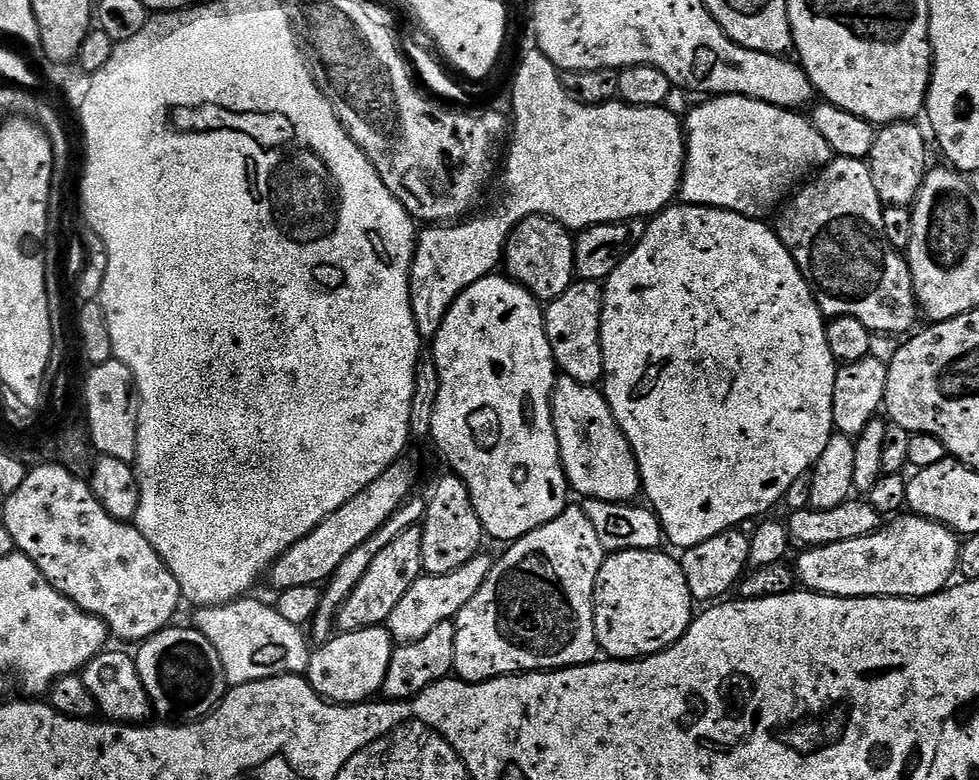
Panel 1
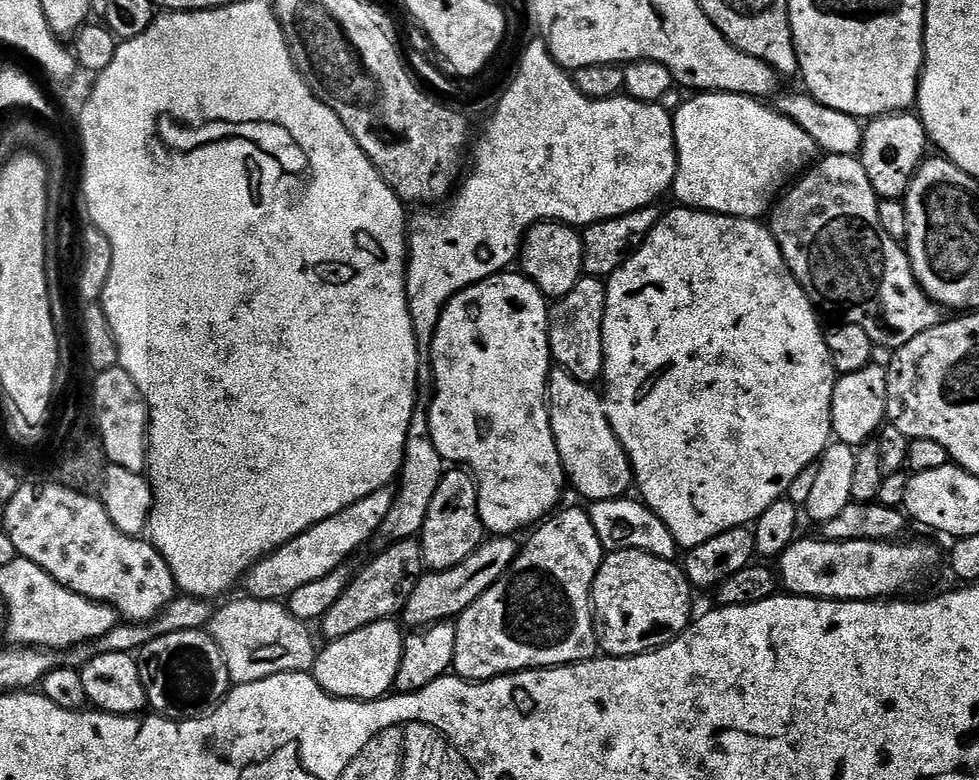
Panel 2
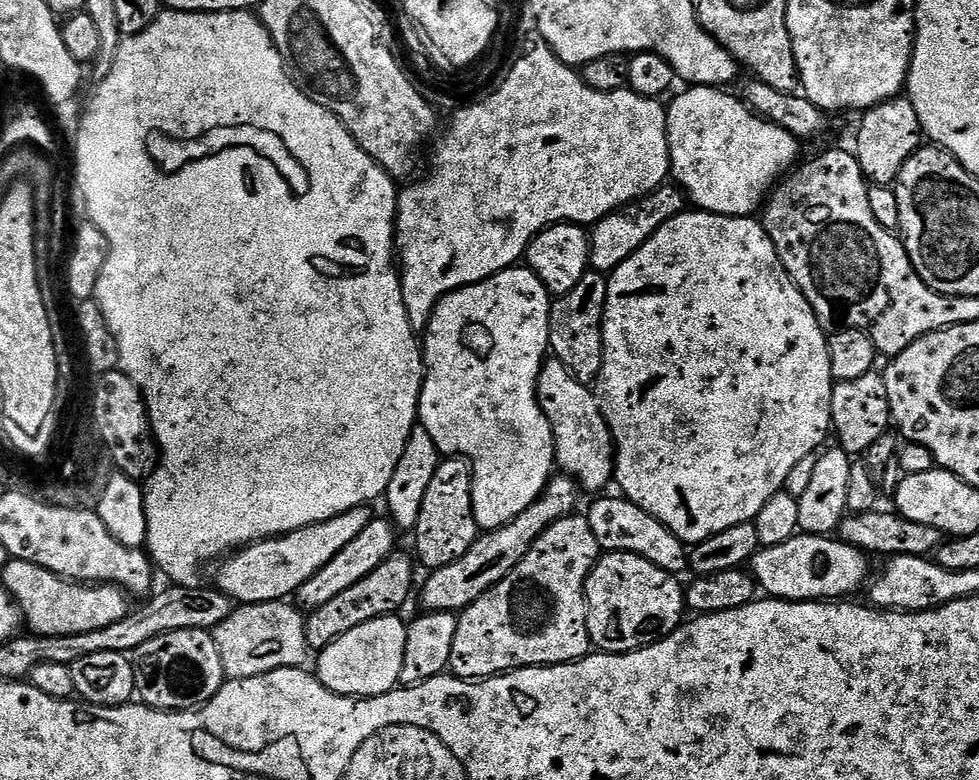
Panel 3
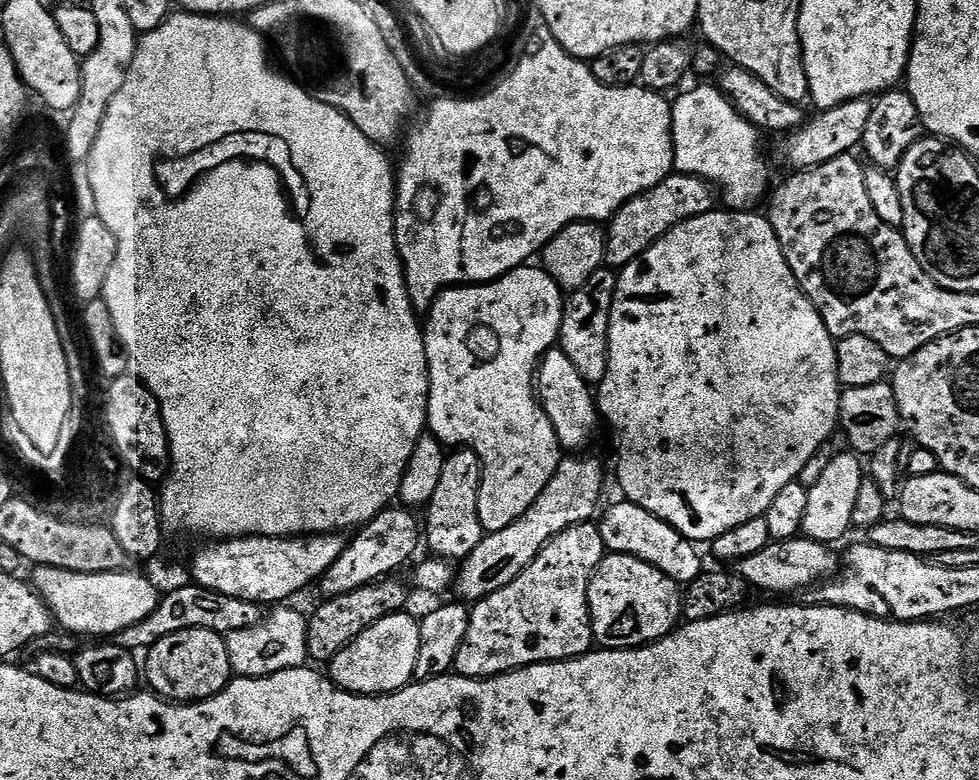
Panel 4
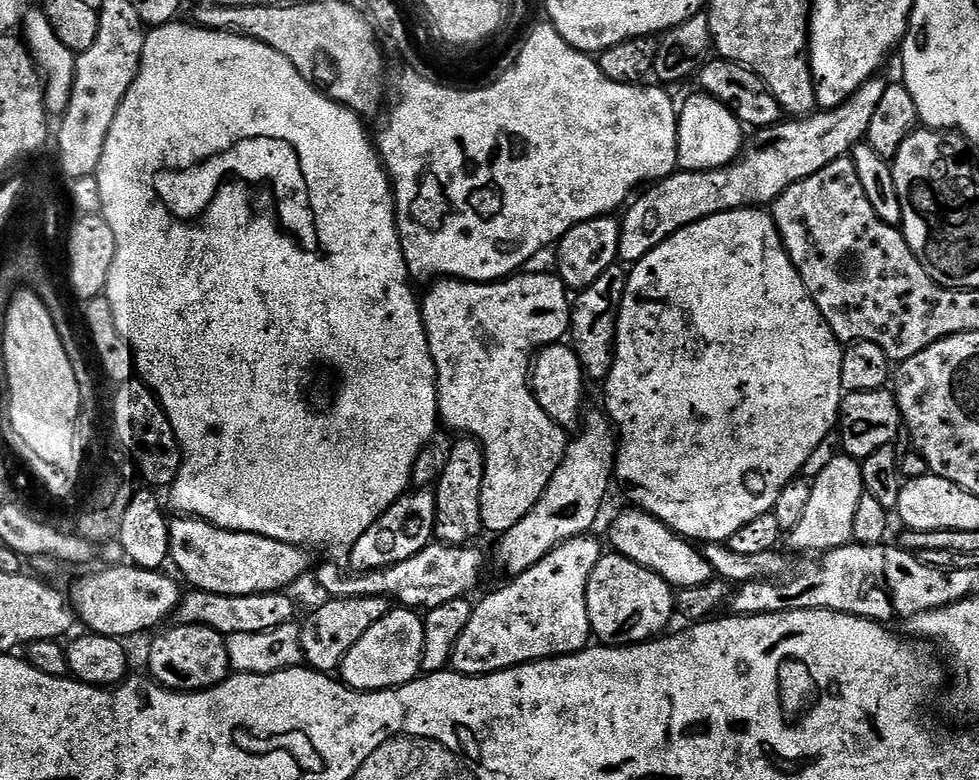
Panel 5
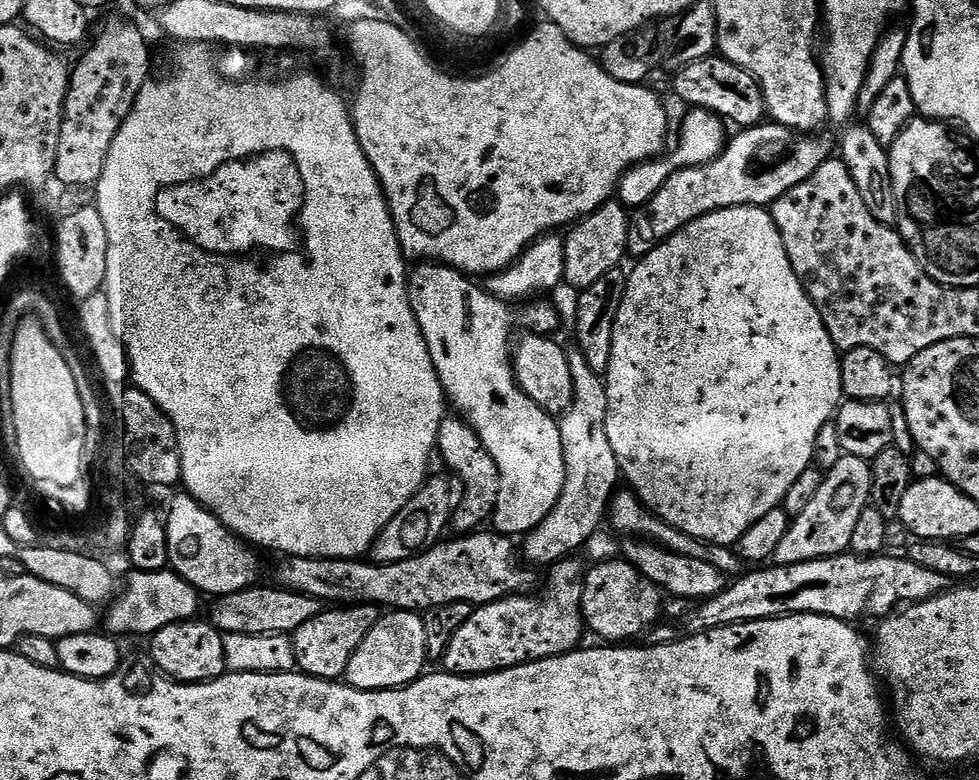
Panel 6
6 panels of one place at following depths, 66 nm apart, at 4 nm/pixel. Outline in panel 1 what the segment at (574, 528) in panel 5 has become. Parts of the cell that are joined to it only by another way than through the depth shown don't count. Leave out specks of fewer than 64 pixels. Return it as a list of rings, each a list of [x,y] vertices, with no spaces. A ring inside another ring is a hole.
[[[481,554],[466,562],[466,566],[458,566],[458,570],[450,570],[450,574],[441,576],[421,574],[414,582],[414,586],[406,590],[406,595],[390,613],[386,627],[393,641],[397,645],[413,644],[426,638],[426,634],[430,634],[434,626],[442,626],[442,622],[447,620],[455,621],[462,606],[466,606],[466,602],[470,602],[470,598],[474,598],[474,594],[482,590],[482,584],[486,582],[493,563],[493,557]]]

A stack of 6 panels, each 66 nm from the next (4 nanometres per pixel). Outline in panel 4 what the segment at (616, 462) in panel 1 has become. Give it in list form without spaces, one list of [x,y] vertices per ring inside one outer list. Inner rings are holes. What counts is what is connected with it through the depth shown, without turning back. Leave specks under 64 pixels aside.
[[[559,346],[552,347],[540,361],[540,366],[536,369],[534,387],[540,407],[550,418],[556,437],[560,439],[561,449],[572,454],[584,450],[580,448],[591,442],[592,435],[596,432],[596,423],[601,423],[602,417],[594,399],[593,389],[582,378],[582,374],[574,370],[574,362],[566,358],[566,354]]]

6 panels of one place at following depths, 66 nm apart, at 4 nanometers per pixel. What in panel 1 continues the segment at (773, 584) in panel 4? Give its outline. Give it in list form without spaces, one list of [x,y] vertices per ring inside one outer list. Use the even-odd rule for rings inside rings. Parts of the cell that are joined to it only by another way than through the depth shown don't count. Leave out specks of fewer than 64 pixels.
[[[900,514],[895,518],[889,519],[877,532],[872,532],[862,538],[850,538],[850,542],[834,542],[830,546],[821,548],[809,548],[801,551],[800,557],[794,560],[794,567],[799,583],[809,592],[820,592],[824,596],[845,596],[845,598],[858,598],[859,596],[903,596],[905,598],[919,598],[922,596],[936,596],[943,592],[945,588],[953,583],[960,567],[960,545],[957,533],[952,532],[944,524],[939,524],[933,520],[927,520],[925,516],[915,514]]]

